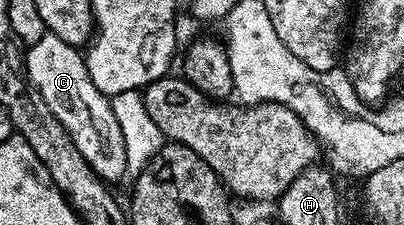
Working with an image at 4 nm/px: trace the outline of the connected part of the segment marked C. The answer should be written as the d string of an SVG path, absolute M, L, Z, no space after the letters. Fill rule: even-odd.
M48 34L26 49L25 67L28 80L41 94L45 106L49 106L61 126L65 126L77 150L81 150L85 162L100 180L112 182L126 177L127 141L123 139L123 124L120 117L119 120L115 117L115 108L111 105L114 103L93 86L84 53L76 45Z

